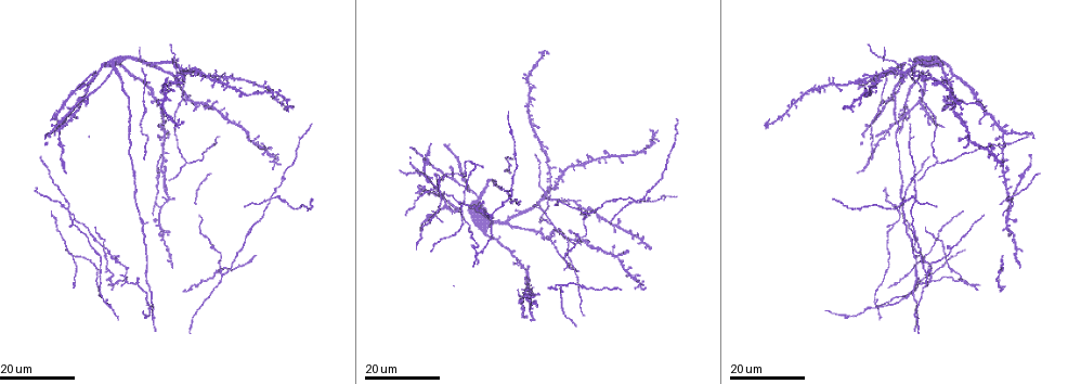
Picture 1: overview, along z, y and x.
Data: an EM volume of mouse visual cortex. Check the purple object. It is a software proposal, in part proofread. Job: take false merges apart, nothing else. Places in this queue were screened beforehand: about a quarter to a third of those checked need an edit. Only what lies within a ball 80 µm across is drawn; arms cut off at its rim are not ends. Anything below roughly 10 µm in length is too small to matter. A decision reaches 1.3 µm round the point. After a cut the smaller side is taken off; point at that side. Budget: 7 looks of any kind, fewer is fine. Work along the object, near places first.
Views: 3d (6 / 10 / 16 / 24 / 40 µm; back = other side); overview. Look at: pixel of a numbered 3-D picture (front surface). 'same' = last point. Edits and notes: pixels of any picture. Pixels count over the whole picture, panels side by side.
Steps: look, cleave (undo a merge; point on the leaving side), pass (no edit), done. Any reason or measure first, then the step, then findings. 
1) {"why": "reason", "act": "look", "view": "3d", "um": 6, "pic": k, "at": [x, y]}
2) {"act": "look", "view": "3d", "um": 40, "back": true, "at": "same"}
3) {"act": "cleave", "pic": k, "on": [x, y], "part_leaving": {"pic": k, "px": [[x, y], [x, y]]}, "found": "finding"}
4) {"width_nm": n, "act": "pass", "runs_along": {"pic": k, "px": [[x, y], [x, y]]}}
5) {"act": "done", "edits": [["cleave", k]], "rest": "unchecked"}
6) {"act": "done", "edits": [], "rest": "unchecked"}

{"why": "four-way junction", "act": "look", "view": "3d", "um": 16, "pic": 1, "at": [274, 199]}

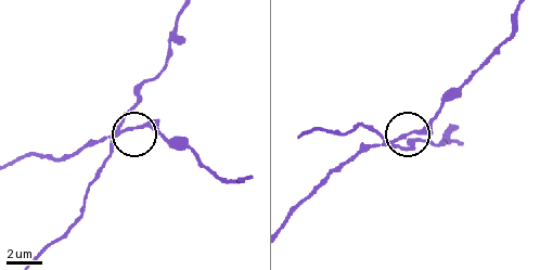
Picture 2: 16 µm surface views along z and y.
{"act": "look", "view": "3d", "um": 10, "pic": 2, "at": [398, 140]}

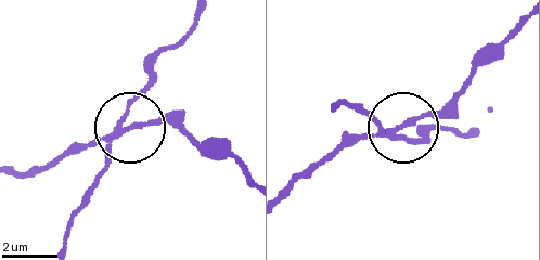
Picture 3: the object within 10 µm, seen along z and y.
{"act": "cleave", "pic": 3, "on": [75, 148], "part_leaving": {"pic": 3, "px": [[117, 132], [164, 118], [194, 142], [220, 148], [248, 174]]}, "found": "a second neuron is stuck on"}

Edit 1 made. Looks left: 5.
{"why": "branch point", "act": "look", "view": "3d", "um": 16, "pic": 1, "at": [926, 274]}

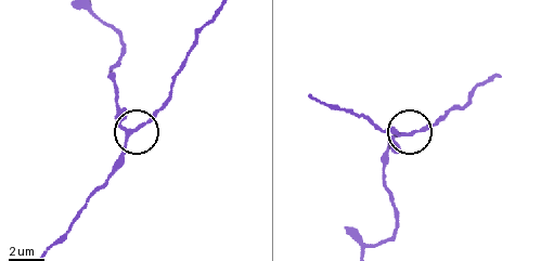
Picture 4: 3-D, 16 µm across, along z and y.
{"act": "look", "view": "3d", "um": 6, "pic": 4, "at": [402, 132]}

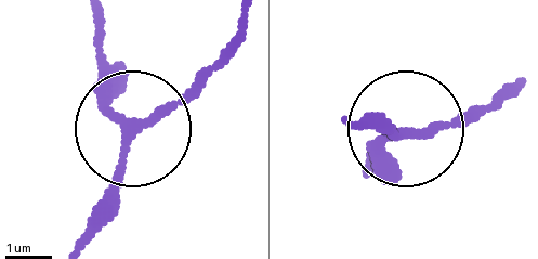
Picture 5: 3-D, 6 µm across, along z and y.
{"act": "pass", "runs_along": {"pic": 5, "px": [[96, 12], [96, 81], [127, 140], [104, 222], [84, 245]]}, "found": "all the same neuron"}

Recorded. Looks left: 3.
{"why": "thick turns thin", "act": "look", "view": "3d", "um": 24, "pic": 1, "at": [914, 229]}

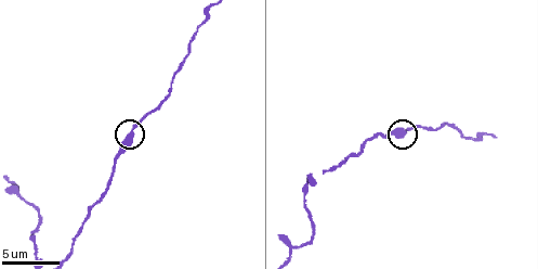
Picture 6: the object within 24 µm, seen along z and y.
{"act": "look", "view": "3d", "um": 6, "pic": 6, "at": [131, 132]}

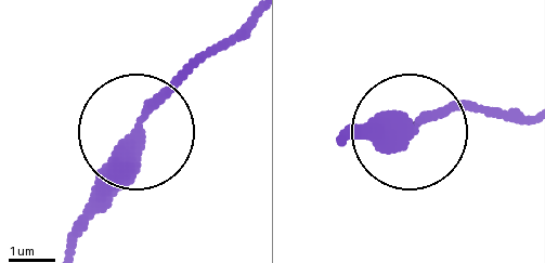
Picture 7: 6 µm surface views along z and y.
{"act": "pass", "runs_along": {"pic": 7, "px": [[347, 139], [487, 112]]}, "found": "one neuron here"}

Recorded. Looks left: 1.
{"act": "done", "edits": [["cleave", 3]], "rest": "unchecked"}

